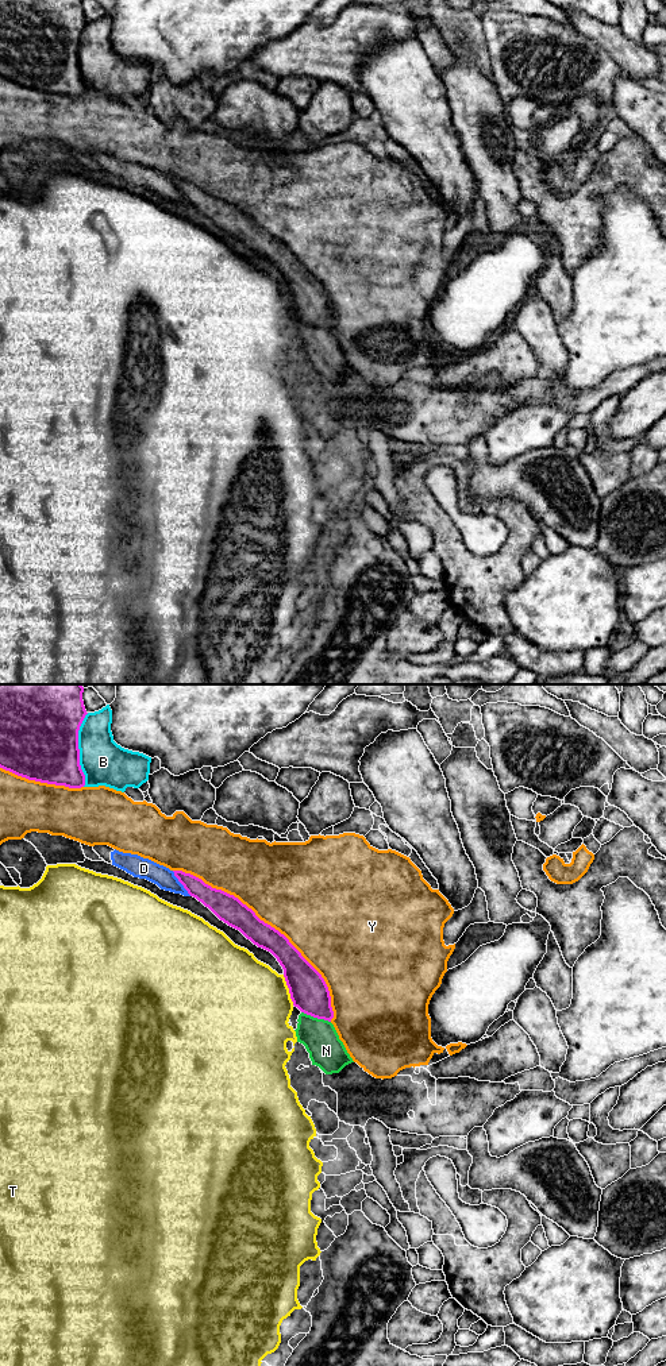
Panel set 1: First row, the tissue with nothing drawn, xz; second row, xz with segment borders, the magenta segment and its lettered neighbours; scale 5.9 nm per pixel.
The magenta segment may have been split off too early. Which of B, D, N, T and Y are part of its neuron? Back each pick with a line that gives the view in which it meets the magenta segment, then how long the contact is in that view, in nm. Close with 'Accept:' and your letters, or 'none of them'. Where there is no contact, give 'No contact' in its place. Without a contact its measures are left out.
Accept: none of them

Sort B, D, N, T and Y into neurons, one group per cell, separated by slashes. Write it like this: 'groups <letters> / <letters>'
groups B / D N / T / Y

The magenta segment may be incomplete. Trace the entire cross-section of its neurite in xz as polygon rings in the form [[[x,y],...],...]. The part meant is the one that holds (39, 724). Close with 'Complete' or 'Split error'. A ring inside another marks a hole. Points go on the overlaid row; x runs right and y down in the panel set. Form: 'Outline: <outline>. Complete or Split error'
Outline: [[[0,684],[0,768],[28,780],[81,788],[78,730],[88,714],[81,684]]]. Complete

